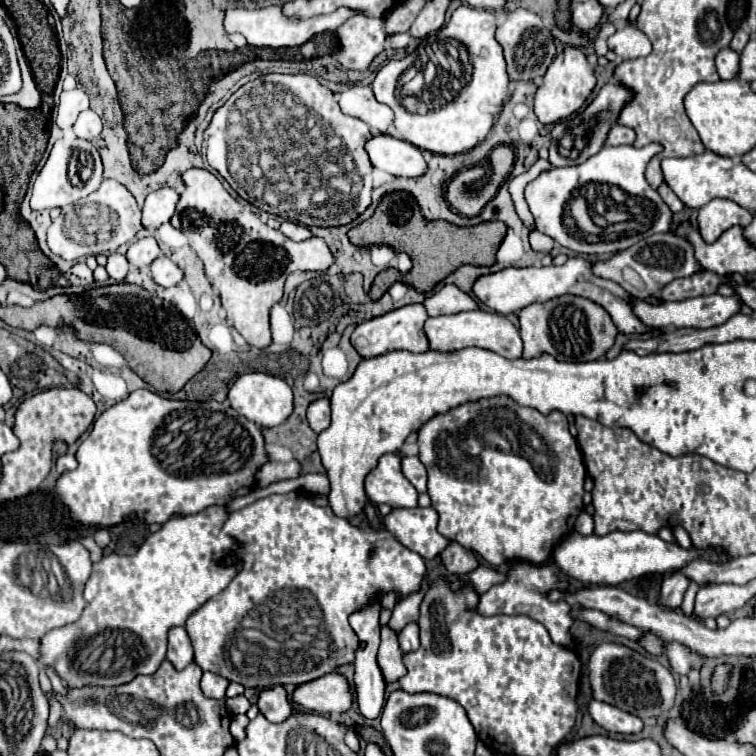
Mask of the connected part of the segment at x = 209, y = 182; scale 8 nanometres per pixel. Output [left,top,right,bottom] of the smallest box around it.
[171,168,333,348]

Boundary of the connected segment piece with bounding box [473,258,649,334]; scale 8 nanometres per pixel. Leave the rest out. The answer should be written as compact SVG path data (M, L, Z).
M569 258L563 266L527 266L527 268L503 268L501 272L495 274L485 274L479 276L473 284L473 296L489 310L497 312L497 314L511 314L521 310L527 304L533 302L547 302L553 298L559 298L563 294L575 294L575 296L585 296L597 304L601 304L613 318L615 326L619 328L619 332L631 334L631 332L645 332L649 330L647 326L643 326L639 322L639 318L635 318L633 310L631 310L631 296L615 282L603 280L603 278L595 278L589 270L591 262L583 260L583 258Z

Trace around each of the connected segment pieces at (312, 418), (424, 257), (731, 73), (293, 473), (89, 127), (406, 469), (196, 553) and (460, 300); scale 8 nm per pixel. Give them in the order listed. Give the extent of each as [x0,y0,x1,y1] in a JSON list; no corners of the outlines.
[[307,398,331,432],[349,190,507,292],[715,48,739,80],[255,460,301,488],[75,110,101,138],[401,456,427,492],[39,506,239,686],[423,284,477,316]]

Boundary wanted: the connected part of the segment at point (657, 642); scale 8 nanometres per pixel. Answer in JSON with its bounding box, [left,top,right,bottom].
[637,632,667,656]

